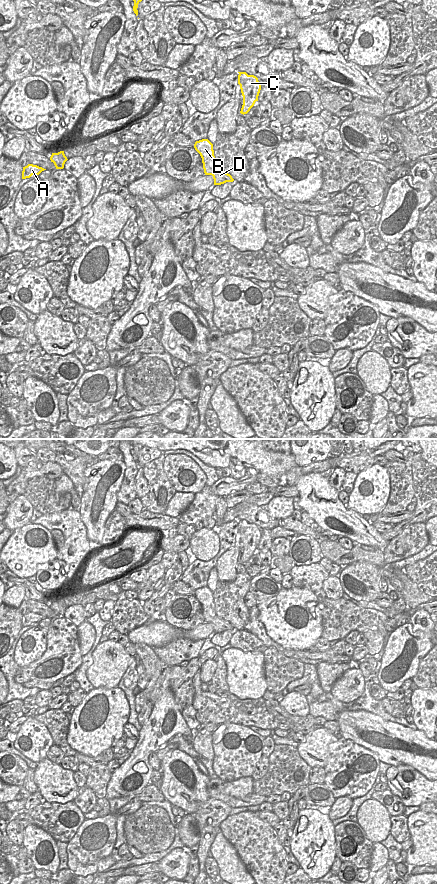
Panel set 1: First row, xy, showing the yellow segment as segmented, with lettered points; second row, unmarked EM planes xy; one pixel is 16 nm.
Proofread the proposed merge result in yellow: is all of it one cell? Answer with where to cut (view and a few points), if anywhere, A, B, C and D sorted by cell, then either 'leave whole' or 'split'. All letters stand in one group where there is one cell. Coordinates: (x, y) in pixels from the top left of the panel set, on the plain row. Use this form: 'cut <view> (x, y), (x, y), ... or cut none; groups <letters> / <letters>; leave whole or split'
cut xy (242, 554), (244, 561); groups A B D / C; split

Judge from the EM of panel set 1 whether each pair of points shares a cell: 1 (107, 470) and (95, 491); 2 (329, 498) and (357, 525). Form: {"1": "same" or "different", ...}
{"1": "same", "2": "same"}

